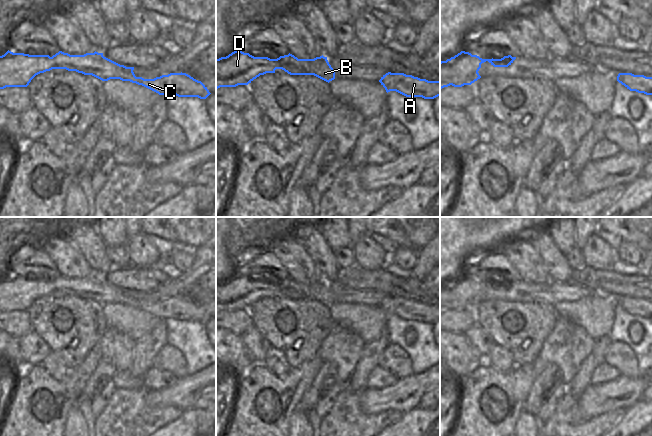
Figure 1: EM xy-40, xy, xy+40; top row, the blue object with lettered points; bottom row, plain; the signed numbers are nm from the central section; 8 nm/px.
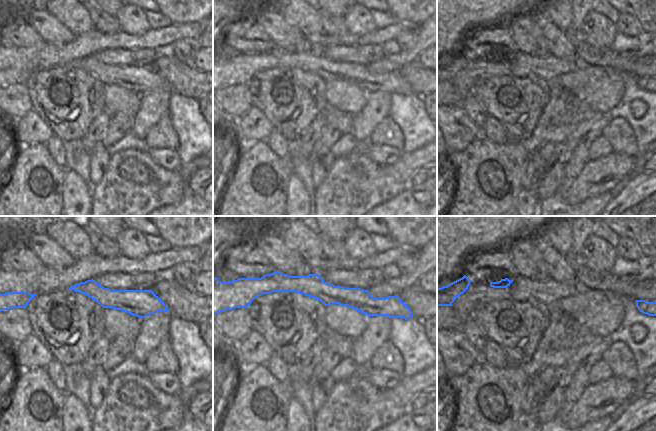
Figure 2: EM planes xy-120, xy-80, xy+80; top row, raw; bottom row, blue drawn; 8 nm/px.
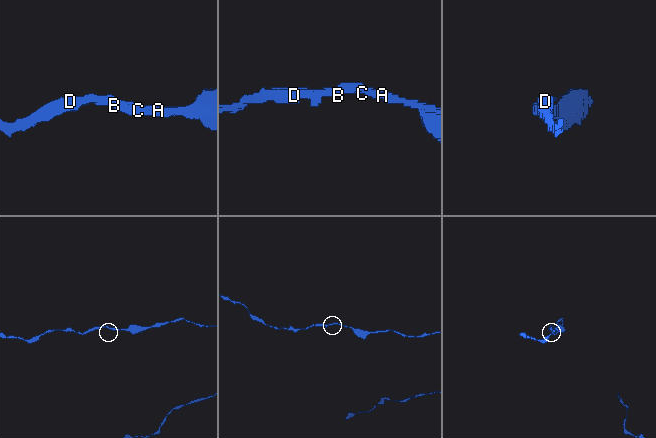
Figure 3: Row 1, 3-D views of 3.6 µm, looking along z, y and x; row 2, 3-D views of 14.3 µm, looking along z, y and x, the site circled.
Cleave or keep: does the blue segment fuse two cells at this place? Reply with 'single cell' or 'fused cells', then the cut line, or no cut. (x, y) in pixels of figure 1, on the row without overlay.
single cell; cut none

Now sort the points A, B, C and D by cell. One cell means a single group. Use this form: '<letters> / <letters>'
A B C D

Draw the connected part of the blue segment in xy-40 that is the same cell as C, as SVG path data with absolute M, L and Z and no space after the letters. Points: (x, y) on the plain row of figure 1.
M8 274L4 279L0 280L0 313L4 313L6 311L27 311L36 299L52 293L76 295L84 299L92 299L102 305L108 305L110 303L130 305L132 307L142 309L159 319L176 319L178 321L198 321L200 323L206 323L211 318L201 305L194 303L186 297L170 297L154 303L144 303L142 301L135 300L133 296L134 291L120 289L104 281L103 277L98 277L96 275L94 277L86 277L84 279L70 279L59 275L50 281L49 279L13 277Z

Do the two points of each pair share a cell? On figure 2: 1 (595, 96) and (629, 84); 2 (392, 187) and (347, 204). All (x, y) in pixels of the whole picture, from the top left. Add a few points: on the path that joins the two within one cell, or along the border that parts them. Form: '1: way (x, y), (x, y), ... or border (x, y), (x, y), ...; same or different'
1: border (616, 72), (623, 85), (623, 94), (613, 107); different
2: way (381, 188), (365, 188), (358, 193); same

